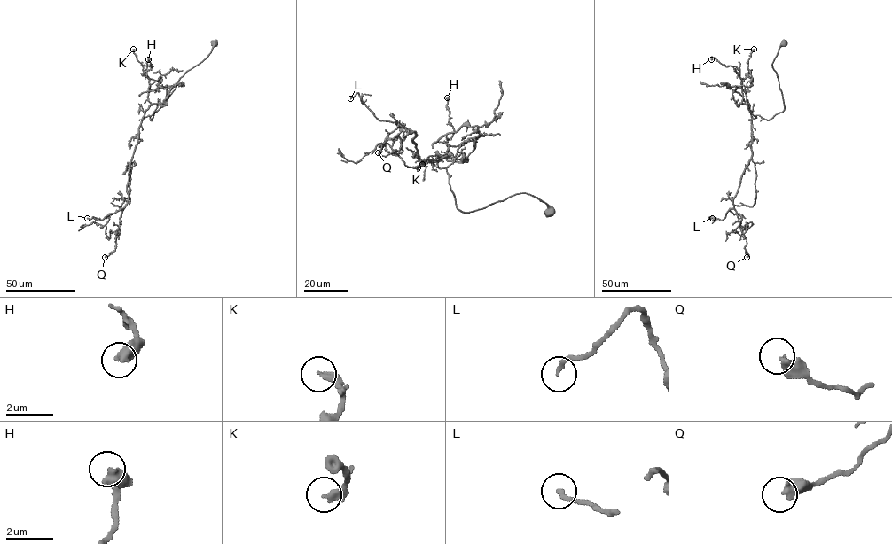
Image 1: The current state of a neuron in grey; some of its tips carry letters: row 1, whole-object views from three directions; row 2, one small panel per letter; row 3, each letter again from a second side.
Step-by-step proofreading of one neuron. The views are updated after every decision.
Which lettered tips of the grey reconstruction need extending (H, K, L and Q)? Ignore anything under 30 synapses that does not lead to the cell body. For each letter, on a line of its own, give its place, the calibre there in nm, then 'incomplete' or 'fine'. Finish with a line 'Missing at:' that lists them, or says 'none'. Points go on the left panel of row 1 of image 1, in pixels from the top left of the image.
H: (148, 59) | 500 nm | fine
K: (133, 49) | 320 nm | fine
L: (87, 218) | 190 nm | fine
Q: (105, 257) | 460 nm | fine
Missing at: none

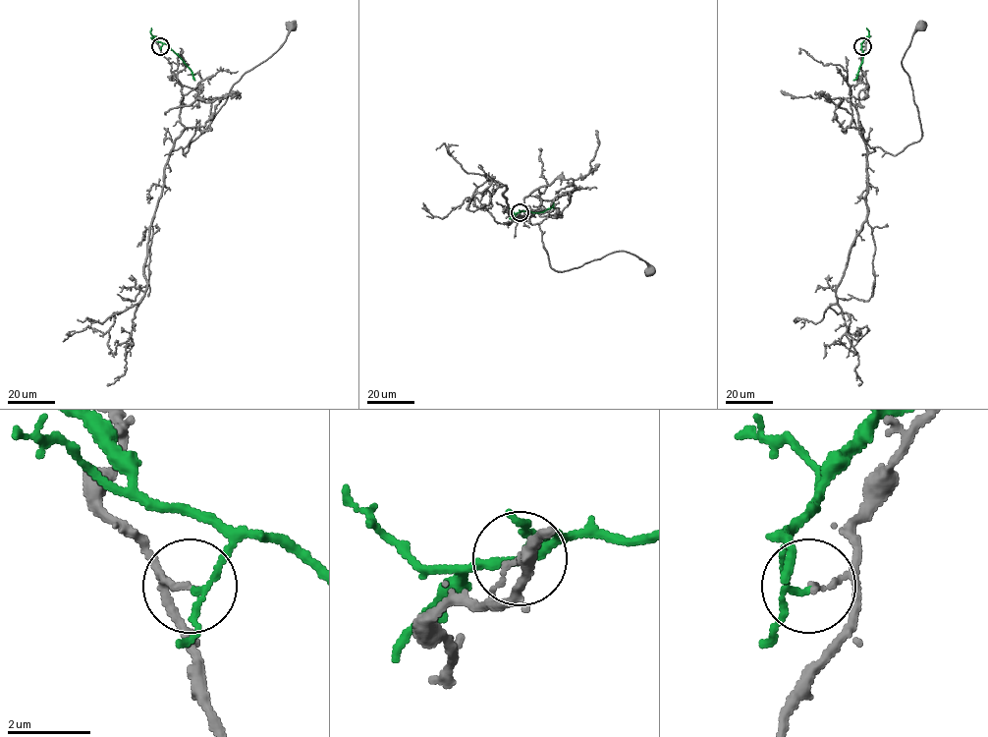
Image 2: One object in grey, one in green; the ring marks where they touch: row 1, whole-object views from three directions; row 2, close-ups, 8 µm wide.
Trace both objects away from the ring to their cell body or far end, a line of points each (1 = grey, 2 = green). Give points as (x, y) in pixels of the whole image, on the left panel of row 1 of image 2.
1: (160, 46), (183, 85), (184, 129), (171, 152), (180, 146), (184, 155), (231, 87), (279, 48), (290, 27)
2: (161, 46), (165, 43), (189, 68), (194, 80)

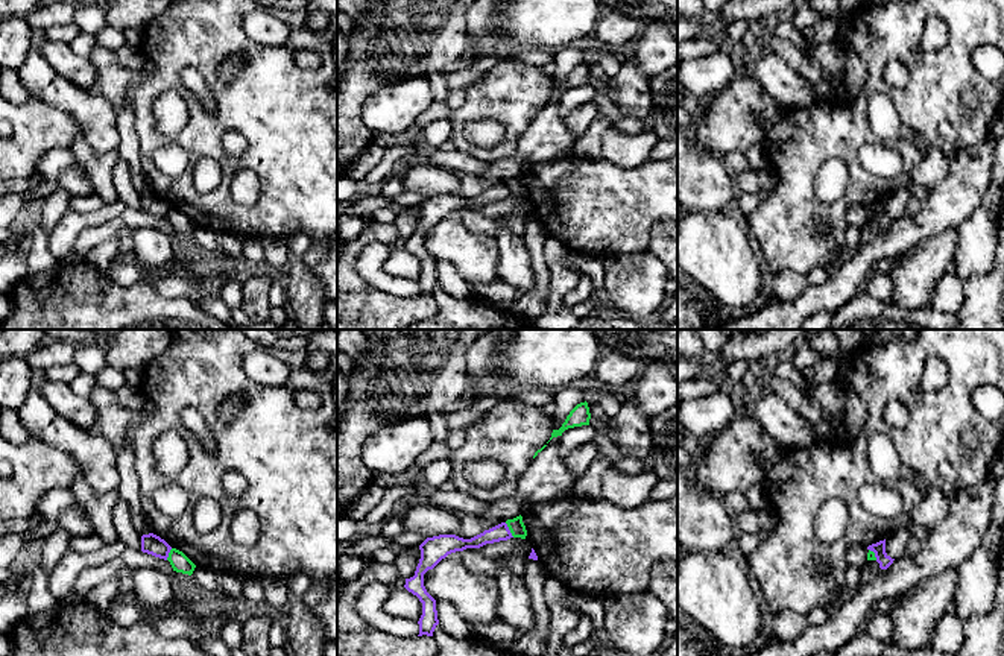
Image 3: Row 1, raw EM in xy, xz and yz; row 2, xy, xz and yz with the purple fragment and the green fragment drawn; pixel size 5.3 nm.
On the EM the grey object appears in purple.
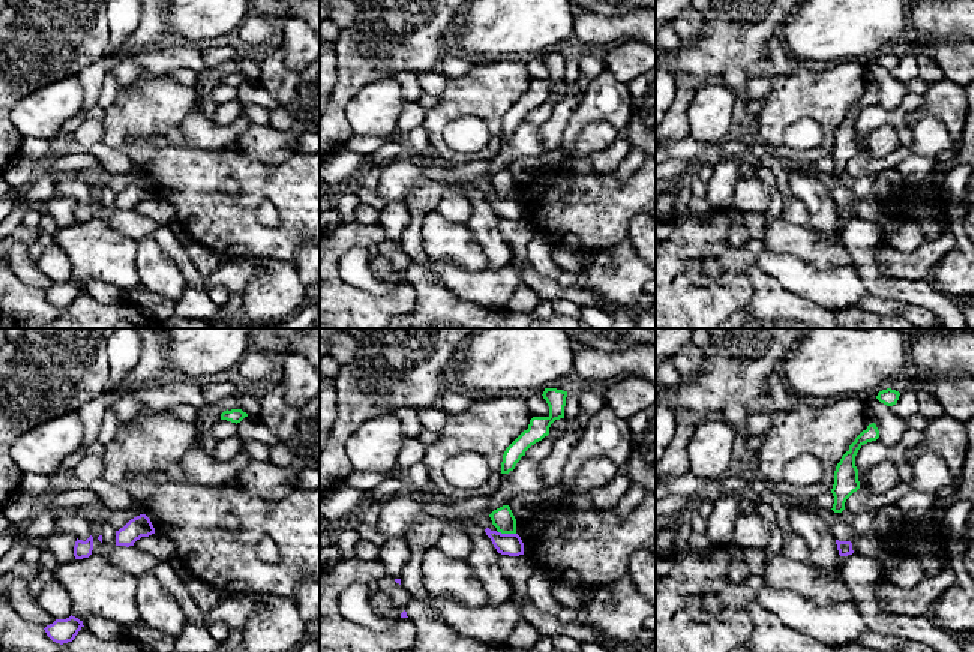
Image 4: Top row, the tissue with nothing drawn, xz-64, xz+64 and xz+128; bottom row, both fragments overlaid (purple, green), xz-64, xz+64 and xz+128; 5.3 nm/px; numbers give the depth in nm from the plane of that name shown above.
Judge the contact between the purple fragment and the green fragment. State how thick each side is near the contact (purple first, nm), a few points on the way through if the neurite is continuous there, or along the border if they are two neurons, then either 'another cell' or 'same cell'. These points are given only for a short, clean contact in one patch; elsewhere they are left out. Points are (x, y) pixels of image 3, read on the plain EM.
calibres 90 and 90 nm; border xz (505, 182), (514, 196); another cell

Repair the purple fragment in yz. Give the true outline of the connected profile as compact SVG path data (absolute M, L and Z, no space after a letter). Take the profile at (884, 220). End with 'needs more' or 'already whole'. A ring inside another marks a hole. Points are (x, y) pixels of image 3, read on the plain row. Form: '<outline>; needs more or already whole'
M886 199L869 205L867 210L875 213L876 222L879 223L881 229L887 229L895 220L886 213Z; already whole

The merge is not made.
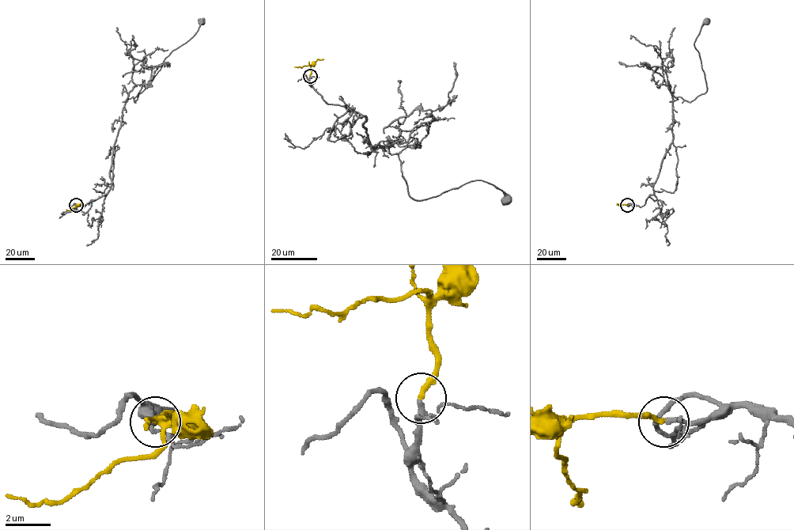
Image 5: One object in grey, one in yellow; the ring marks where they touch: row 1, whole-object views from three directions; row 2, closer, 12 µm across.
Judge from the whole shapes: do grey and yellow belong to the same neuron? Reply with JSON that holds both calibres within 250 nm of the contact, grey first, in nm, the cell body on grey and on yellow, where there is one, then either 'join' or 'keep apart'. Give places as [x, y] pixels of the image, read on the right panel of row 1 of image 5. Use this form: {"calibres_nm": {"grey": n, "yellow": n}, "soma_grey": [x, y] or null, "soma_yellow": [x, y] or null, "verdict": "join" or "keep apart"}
{"calibres_nm": {"grey": 180, "yellow": 220}, "soma_grey": [706, 21], "soma_yellow": null, "verdict": "join"}

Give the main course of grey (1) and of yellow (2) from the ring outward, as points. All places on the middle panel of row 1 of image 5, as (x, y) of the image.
1: (309, 75), (327, 104), (365, 117), (372, 146), (397, 153), (414, 199), (482, 179), (505, 199)
2: (310, 75), (310, 65), (294, 67)

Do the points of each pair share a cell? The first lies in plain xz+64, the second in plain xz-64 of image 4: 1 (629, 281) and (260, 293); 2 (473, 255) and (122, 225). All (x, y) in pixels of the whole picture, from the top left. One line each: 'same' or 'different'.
1: same
2: different

